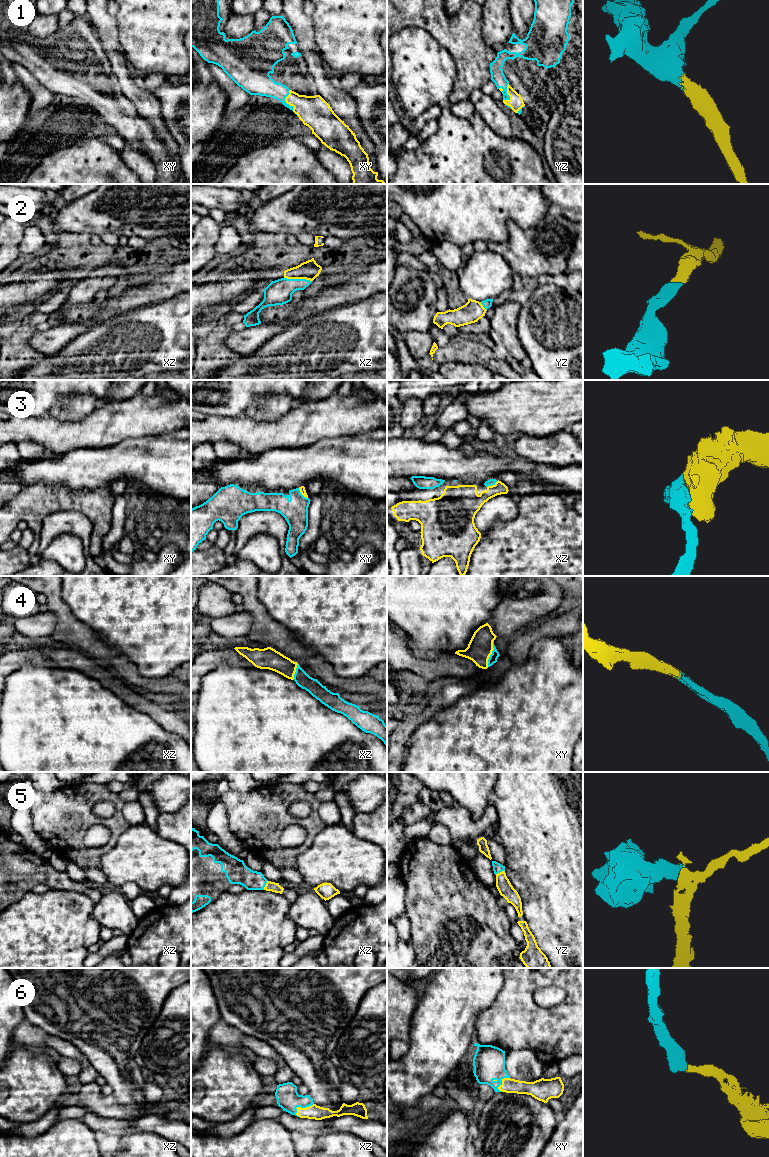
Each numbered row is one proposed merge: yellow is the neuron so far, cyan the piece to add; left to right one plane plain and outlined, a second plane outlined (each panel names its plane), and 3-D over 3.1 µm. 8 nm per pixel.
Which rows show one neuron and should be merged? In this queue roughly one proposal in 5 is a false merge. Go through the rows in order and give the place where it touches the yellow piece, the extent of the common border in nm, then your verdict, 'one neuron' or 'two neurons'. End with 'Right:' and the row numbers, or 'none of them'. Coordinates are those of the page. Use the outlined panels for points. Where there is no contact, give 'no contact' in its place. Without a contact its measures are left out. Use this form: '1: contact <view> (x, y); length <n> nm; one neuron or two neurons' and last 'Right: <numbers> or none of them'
1: contact xy (285, 100); length 180 nm; one neuron
2: contact xz (298, 278); length 220 nm; one neuron
3: contact xy (302, 494); length 120 nm; one neuron
4: contact xy (491, 653); length 220 nm; one neuron
5: contact xz (265, 885); length 90 nm; one neuron
6: contact xz (300, 1107); length 180 nm; one neuron
Right: 1, 2, 3, 4, 5, 6

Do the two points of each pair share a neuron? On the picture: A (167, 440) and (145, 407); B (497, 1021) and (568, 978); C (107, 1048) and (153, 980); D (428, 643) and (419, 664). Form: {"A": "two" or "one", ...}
{"A": "two", "B": "one", "C": "one", "D": "two"}

